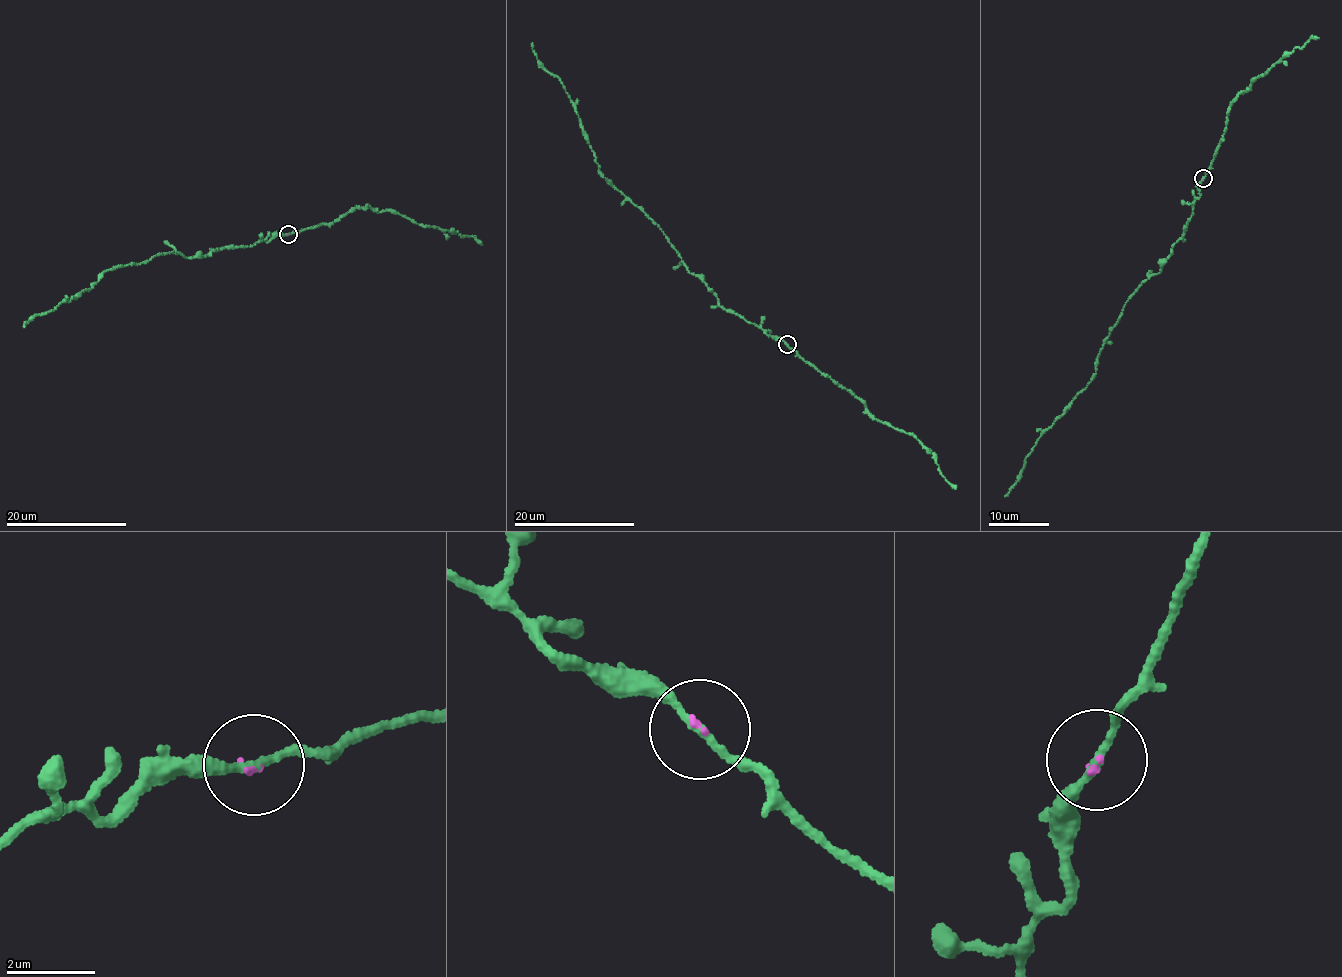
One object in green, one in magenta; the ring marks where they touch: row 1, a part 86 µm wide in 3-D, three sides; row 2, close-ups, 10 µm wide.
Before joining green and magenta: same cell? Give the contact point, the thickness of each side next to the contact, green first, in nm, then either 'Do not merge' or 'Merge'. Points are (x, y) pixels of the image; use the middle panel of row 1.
Place: (787, 344). Thickness 170 nm (green) against 70 nm. Merge

